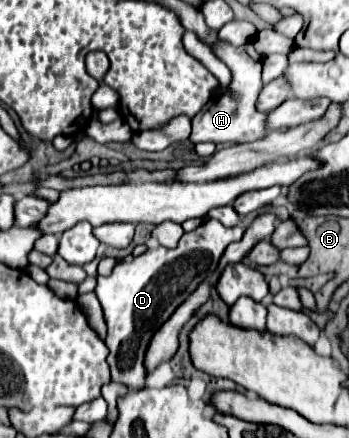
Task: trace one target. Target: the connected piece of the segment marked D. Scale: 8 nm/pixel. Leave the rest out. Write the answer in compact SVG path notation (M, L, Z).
M207 219L195 231L185 233L175 249L153 247L143 255L135 257L133 263L121 263L113 269L109 277L97 277L95 293L105 313L107 321L107 363L111 367L111 379L125 385L131 391L145 387L145 367L143 357L149 339L165 323L173 311L205 281L207 271L215 271L217 263L229 243L239 241L243 229L225 227L217 219Z

